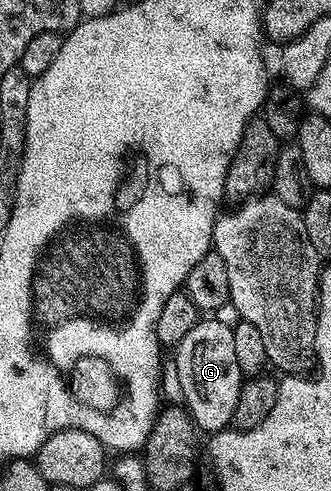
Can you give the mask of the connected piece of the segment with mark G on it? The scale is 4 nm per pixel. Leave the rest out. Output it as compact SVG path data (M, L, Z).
M215 318L201 319L194 330L190 330L190 334L186 334L186 338L176 345L174 355L176 380L184 395L182 404L188 409L196 427L204 434L224 431L232 424L242 383L238 358L234 355L232 326L224 325Z

